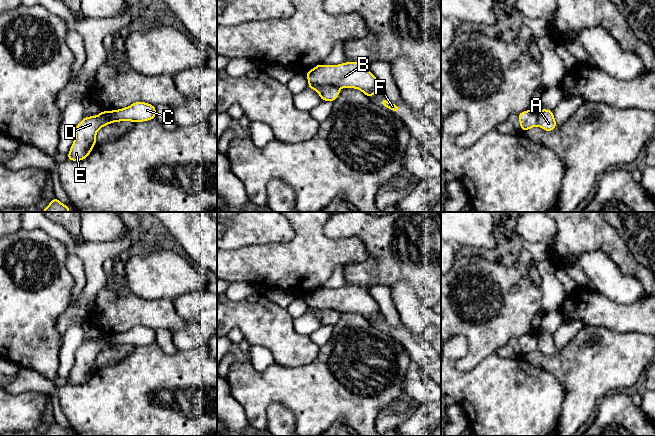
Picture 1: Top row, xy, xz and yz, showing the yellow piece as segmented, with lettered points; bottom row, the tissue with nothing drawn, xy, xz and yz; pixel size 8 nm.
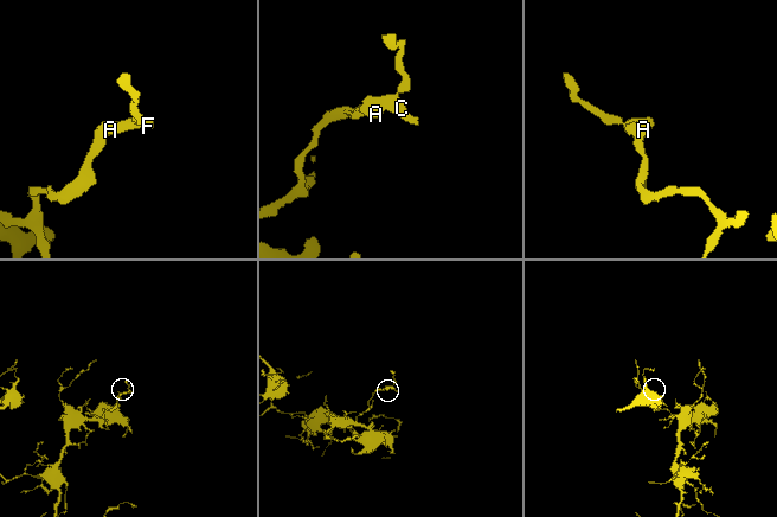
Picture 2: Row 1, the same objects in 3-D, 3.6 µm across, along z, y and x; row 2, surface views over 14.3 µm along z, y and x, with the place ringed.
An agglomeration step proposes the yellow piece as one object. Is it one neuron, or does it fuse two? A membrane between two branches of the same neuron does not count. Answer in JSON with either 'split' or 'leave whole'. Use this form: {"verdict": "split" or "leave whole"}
{"verdict": "split"}

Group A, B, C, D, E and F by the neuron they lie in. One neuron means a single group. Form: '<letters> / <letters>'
A D E / B C F

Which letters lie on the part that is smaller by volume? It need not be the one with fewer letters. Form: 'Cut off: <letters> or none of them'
Cut off: B, C, F

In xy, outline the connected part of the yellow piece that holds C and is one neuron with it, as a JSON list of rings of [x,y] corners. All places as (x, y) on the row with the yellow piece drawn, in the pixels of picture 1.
[[[134,102],[130,106],[118,110],[102,111],[96,116],[108,114],[110,124],[114,122],[121,122],[124,120],[133,123],[149,121],[156,118],[156,107],[146,102]]]

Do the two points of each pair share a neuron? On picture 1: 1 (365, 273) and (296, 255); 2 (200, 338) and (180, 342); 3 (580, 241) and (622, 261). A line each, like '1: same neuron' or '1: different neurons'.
1: different neurons
2: same neuron
3: same neuron

